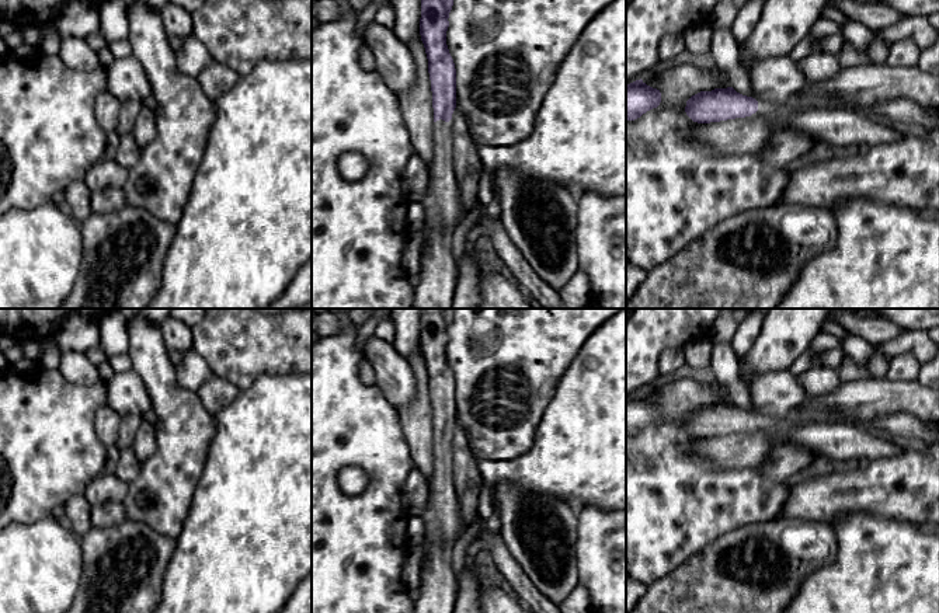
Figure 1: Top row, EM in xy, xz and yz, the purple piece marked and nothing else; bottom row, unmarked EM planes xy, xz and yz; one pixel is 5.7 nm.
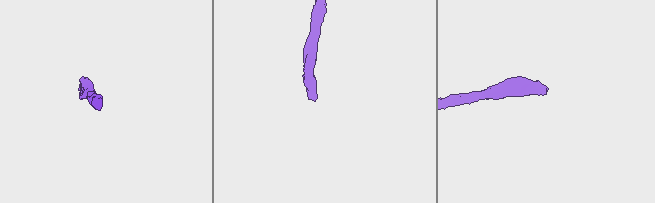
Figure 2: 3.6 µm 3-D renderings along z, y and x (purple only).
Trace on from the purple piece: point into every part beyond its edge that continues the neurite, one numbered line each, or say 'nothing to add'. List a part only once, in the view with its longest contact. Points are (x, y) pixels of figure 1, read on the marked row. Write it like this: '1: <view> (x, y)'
1: xz (442, 205)

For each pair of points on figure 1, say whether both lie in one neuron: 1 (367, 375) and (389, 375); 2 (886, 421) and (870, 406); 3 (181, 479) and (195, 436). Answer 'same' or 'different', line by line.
1: different
2: different
3: same

